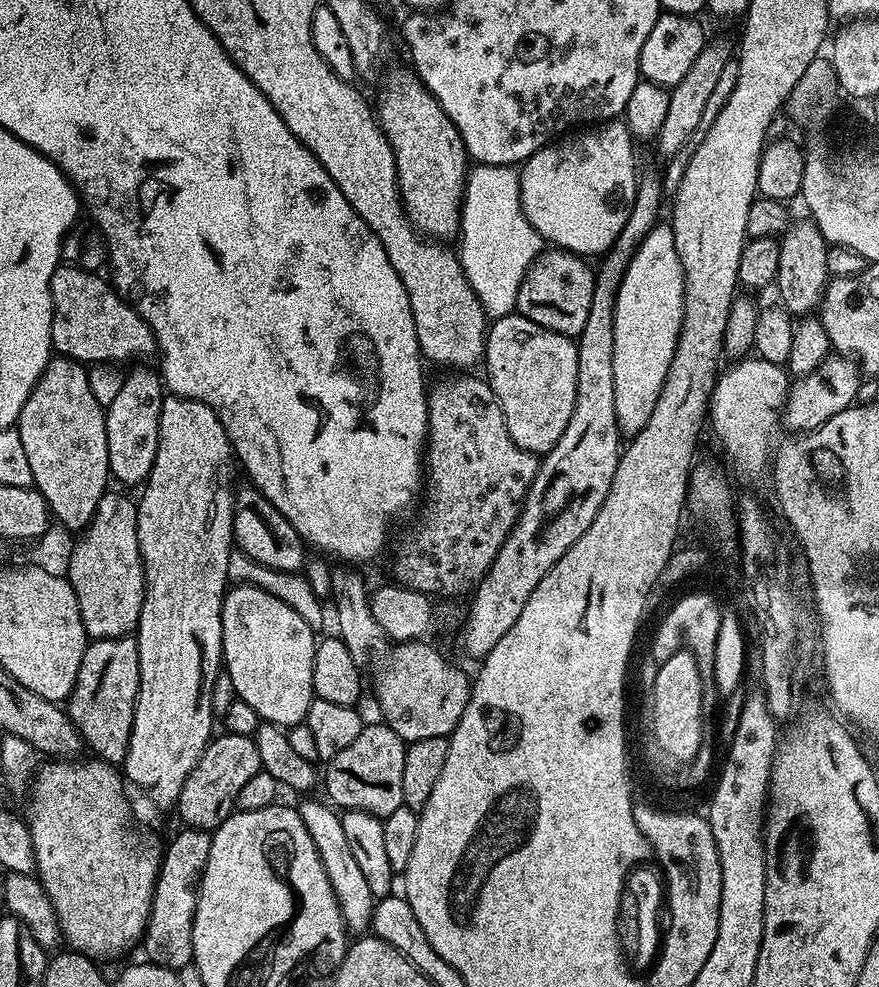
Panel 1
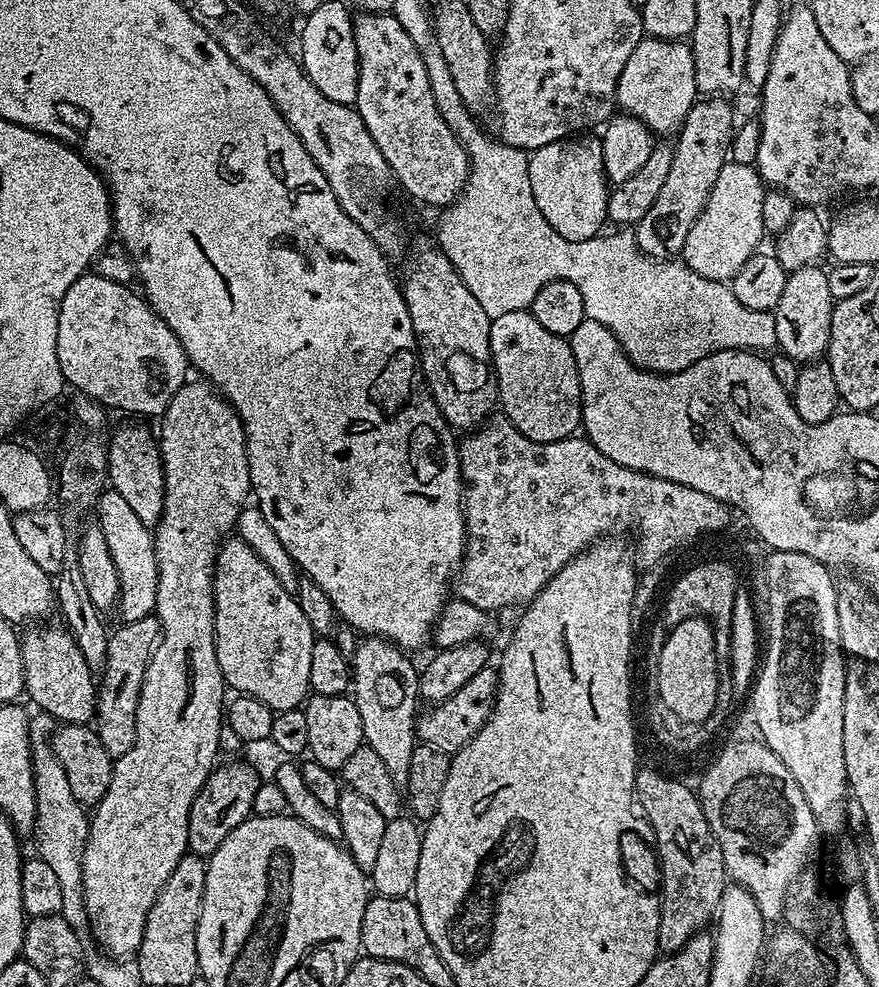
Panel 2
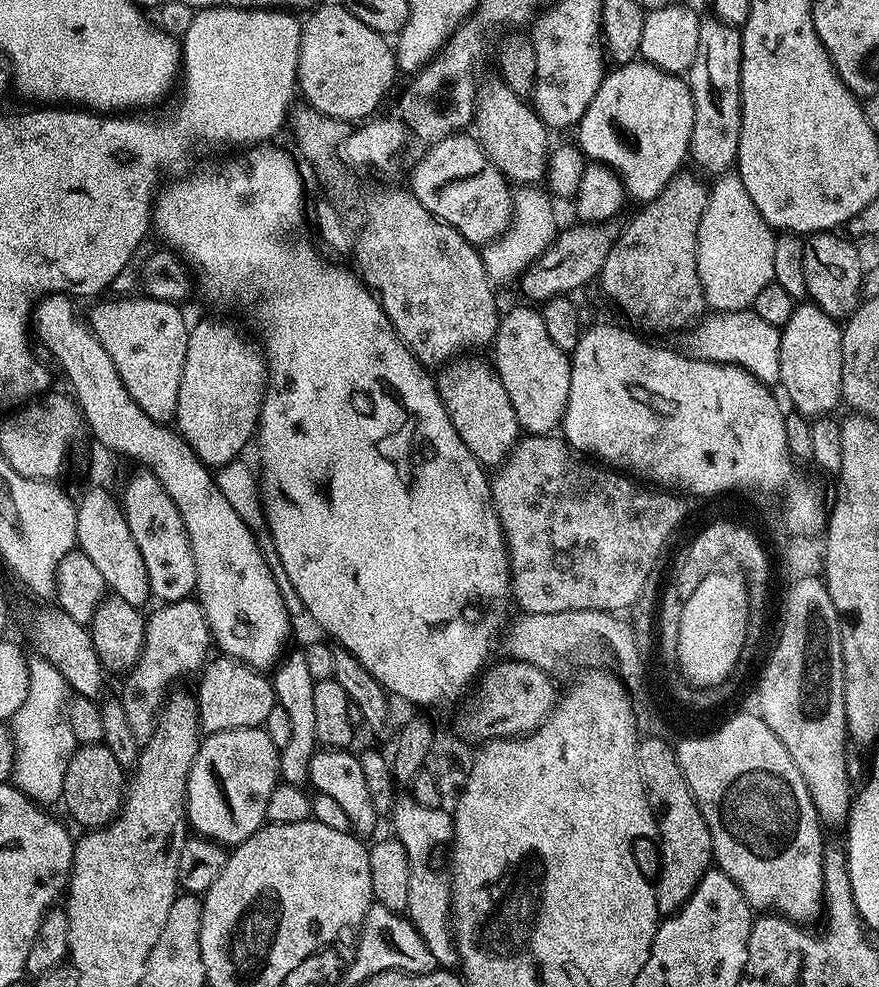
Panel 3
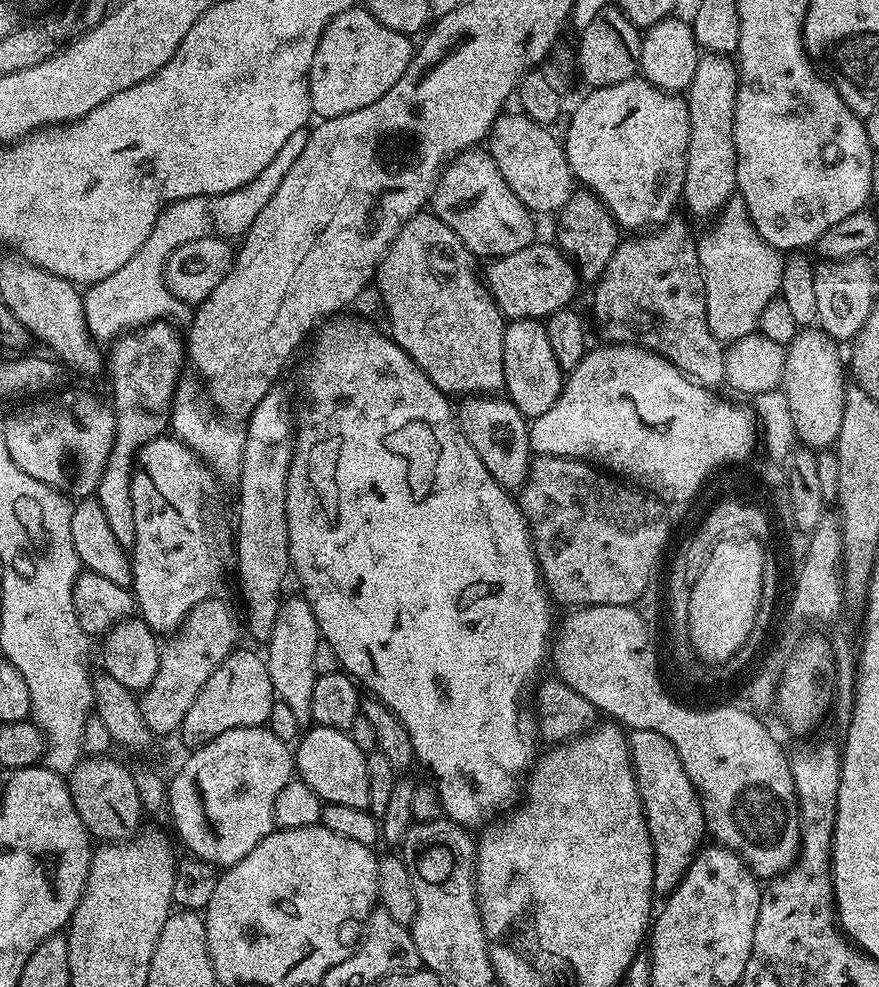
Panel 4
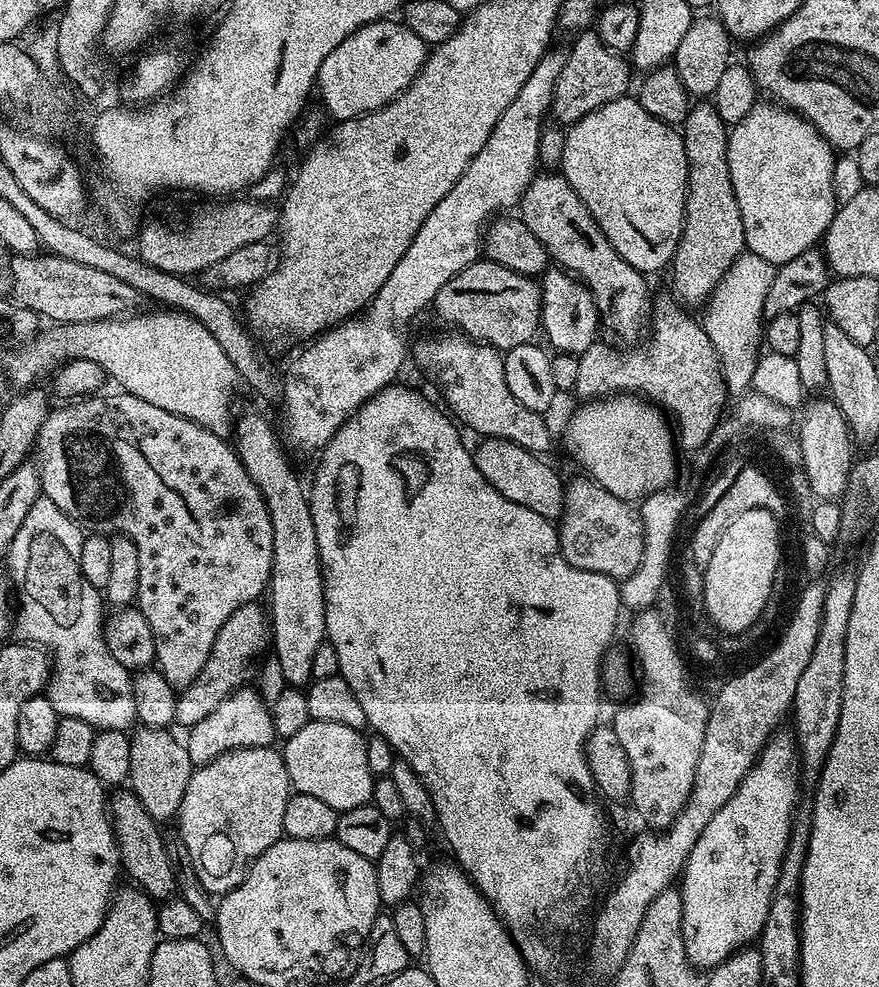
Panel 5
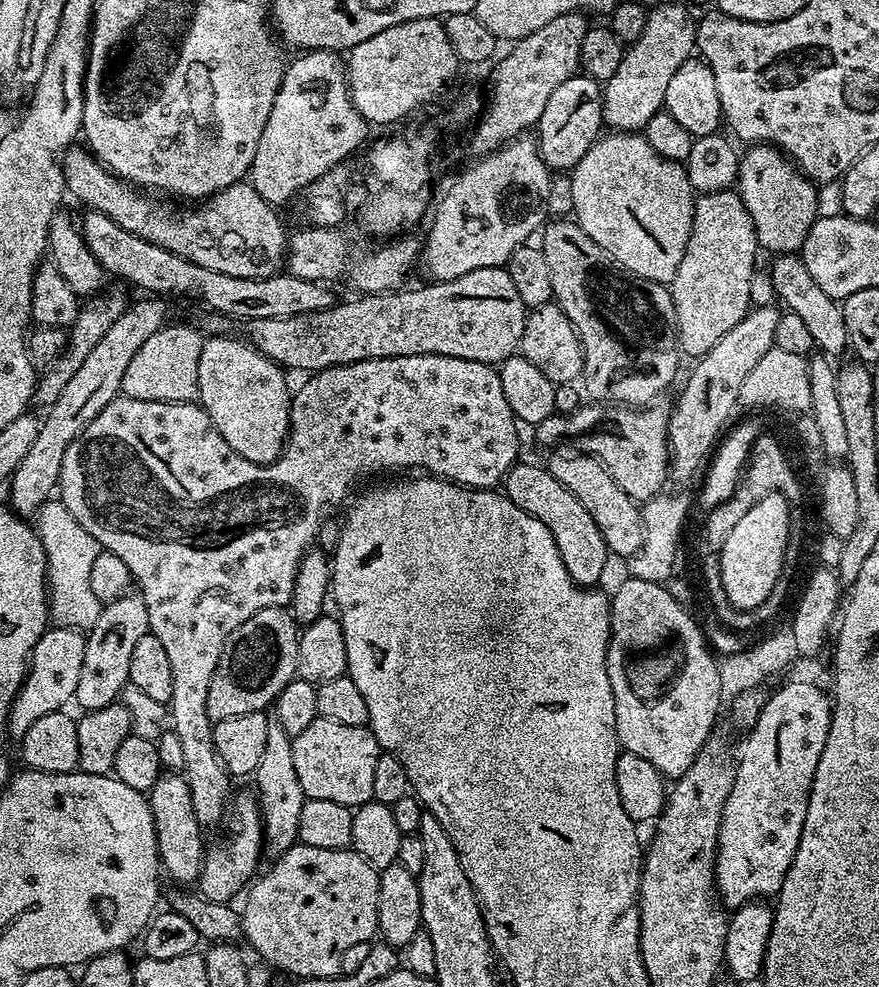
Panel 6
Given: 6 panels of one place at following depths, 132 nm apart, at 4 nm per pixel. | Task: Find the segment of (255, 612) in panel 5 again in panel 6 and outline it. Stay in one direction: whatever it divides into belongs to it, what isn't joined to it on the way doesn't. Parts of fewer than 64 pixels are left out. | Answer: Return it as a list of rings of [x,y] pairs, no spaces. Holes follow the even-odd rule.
[[[287,607],[258,610],[258,614],[246,618],[246,622],[242,622],[242,626],[238,626],[238,630],[232,632],[230,651],[225,650],[218,658],[218,666],[210,678],[210,691],[206,693],[208,717],[215,722],[234,718],[238,714],[264,712],[269,706],[275,705],[278,694],[282,694],[282,690],[291,680],[297,679],[299,641],[298,622]]]

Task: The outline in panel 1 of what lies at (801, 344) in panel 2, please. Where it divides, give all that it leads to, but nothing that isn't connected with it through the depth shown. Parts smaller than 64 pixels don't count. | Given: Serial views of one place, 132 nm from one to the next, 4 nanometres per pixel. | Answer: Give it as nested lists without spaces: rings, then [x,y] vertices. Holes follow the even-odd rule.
[[[804,218],[801,224],[793,223],[788,231],[779,237],[779,241],[778,274],[776,275],[774,292],[780,295],[779,303],[785,311],[791,313],[796,318],[807,317],[819,309],[824,290],[828,287],[830,275],[826,266],[826,258],[830,245],[822,238],[822,230],[818,230],[818,226],[808,218]]]

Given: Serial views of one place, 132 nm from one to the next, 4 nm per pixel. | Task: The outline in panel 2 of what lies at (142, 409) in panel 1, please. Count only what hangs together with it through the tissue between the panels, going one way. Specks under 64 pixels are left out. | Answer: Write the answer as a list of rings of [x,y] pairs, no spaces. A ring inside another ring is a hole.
[[[128,424],[111,433],[108,442],[108,478],[111,491],[122,494],[122,499],[134,509],[134,514],[146,525],[160,521],[164,505],[164,467],[157,437],[140,424]]]

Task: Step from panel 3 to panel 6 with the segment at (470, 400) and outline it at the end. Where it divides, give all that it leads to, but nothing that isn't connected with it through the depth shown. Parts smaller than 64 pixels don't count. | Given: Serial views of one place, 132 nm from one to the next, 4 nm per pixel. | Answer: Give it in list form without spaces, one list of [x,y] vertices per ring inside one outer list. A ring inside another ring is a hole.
[[[517,462],[513,464],[502,481],[502,491],[505,496],[514,502],[526,514],[538,518],[554,534],[554,542],[558,546],[558,554],[562,554],[562,562],[570,574],[570,578],[575,584],[581,586],[599,585],[600,575],[604,572],[604,567],[610,561],[610,553],[594,518],[590,518],[590,513],[586,511],[586,506],[548,473],[547,467],[536,464],[523,464]]]

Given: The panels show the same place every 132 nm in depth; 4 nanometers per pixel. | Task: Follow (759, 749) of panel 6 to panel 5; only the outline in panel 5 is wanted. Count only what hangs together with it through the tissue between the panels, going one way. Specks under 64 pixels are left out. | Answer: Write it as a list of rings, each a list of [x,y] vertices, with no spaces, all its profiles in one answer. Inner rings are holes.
[[[777,730],[768,739],[768,745],[760,751],[760,757],[752,763],[751,770],[746,774],[746,778],[742,778],[738,790],[732,795],[730,802],[726,802],[726,806],[722,806],[722,810],[718,810],[714,814],[714,818],[710,818],[706,830],[702,830],[702,835],[699,836],[698,842],[694,842],[694,850],[690,850],[690,858],[684,863],[684,871],[678,880],[678,891],[682,900],[680,937],[684,943],[684,953],[688,955],[689,964],[697,970],[711,970],[717,964],[723,962],[723,960],[733,956],[739,948],[751,945],[759,937],[762,926],[766,922],[766,914],[770,910],[770,902],[776,894],[776,883],[780,877],[780,867],[788,849],[788,840],[792,836],[792,826],[794,823],[792,811],[795,810],[796,799],[800,796],[800,776],[802,777],[802,765],[800,753],[796,747],[796,737],[791,731],[784,731]]]

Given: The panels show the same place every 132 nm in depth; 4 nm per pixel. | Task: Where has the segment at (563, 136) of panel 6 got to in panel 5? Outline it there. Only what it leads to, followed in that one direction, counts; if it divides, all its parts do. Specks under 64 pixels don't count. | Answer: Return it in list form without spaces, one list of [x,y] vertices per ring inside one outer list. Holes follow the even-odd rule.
[[[585,30],[575,37],[572,49],[567,49],[562,74],[554,86],[550,116],[557,125],[571,126],[577,124],[586,114],[629,95],[628,83],[634,75],[629,61],[621,53],[607,48],[595,31]]]

